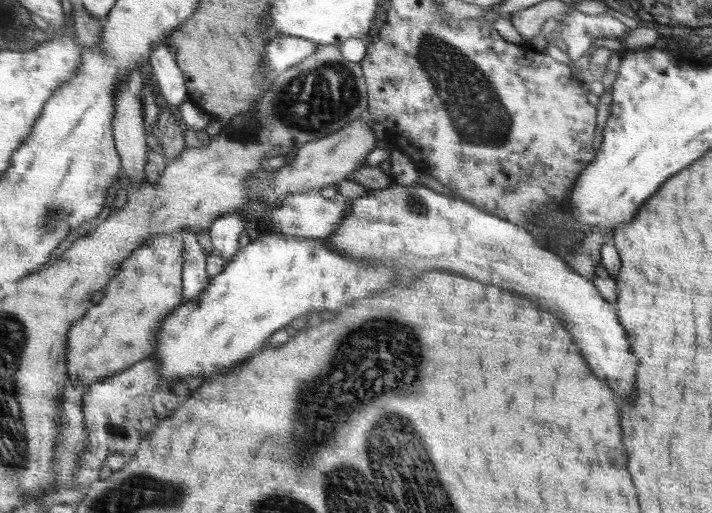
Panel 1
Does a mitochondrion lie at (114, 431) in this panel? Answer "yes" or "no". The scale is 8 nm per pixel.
yes

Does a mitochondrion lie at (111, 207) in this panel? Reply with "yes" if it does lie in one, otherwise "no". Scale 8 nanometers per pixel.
no

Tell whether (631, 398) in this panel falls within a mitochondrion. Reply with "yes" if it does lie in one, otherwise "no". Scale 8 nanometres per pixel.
no

